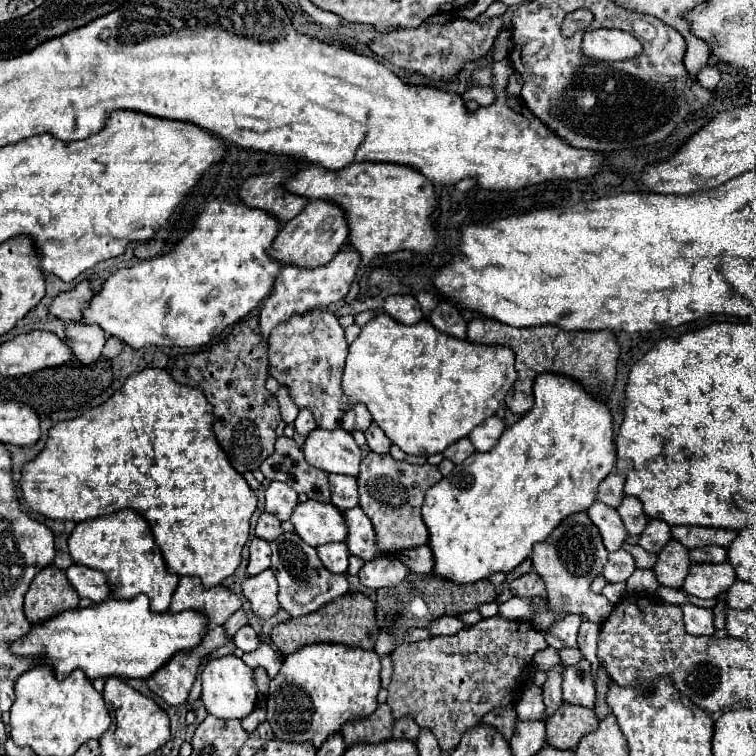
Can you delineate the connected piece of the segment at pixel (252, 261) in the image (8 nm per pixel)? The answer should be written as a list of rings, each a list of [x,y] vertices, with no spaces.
[[[209,201],[203,213],[197,217],[195,227],[167,255],[115,271],[83,309],[81,323],[97,323],[105,333],[119,337],[133,349],[141,349],[145,345],[207,345],[225,327],[247,317],[271,291],[281,265],[265,253],[277,233],[279,223],[275,223],[275,219],[269,215],[263,215],[263,211],[251,211],[241,203]]]

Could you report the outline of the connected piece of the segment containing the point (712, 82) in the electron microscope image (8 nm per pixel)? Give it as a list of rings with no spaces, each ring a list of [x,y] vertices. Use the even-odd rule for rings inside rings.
[[[705,65],[705,67],[699,71],[699,83],[701,83],[705,89],[713,91],[719,81],[721,81],[721,73],[719,73],[719,69],[717,69],[715,65]]]

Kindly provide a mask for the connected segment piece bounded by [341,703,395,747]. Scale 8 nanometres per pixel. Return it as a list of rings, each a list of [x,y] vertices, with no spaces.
[[[379,705],[373,715],[367,719],[357,719],[351,723],[345,723],[343,727],[343,741],[347,747],[355,743],[381,743],[391,739],[395,717],[389,709],[389,705]]]

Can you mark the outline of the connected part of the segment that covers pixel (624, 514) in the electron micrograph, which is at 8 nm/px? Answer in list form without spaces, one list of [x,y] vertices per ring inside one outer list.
[[[623,497],[617,513],[621,515],[625,529],[629,535],[641,535],[647,525],[647,515],[643,513],[643,505],[635,497]]]

